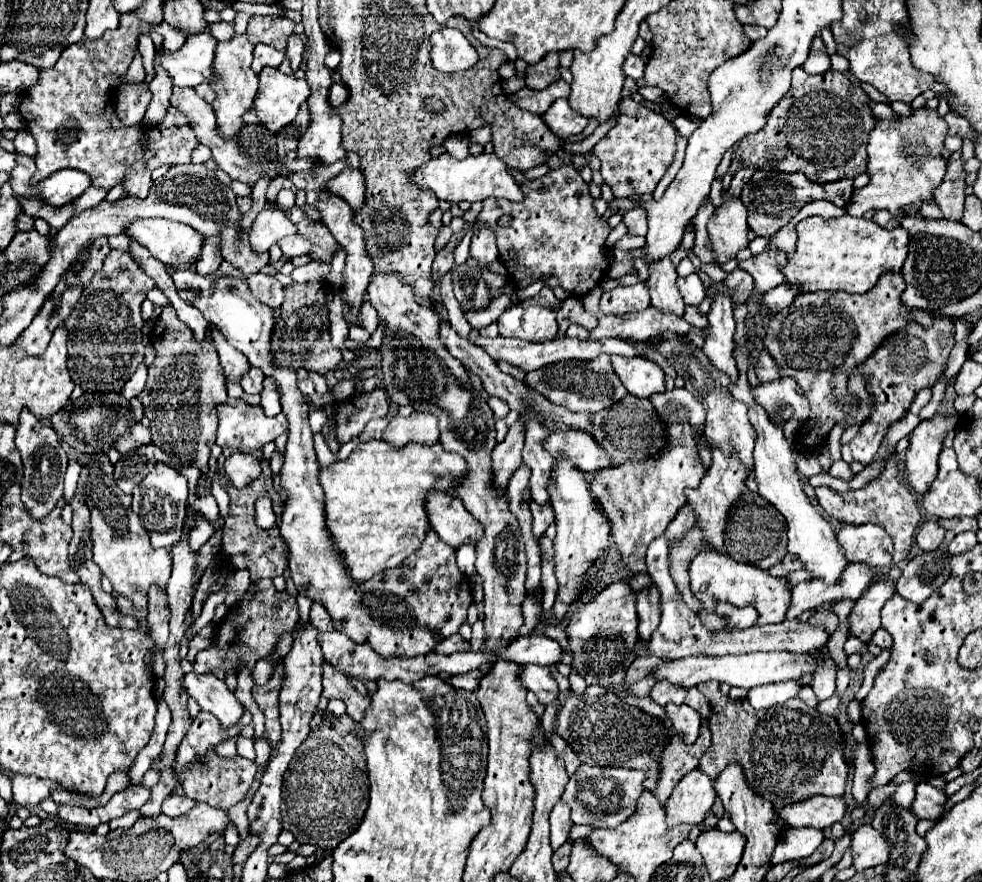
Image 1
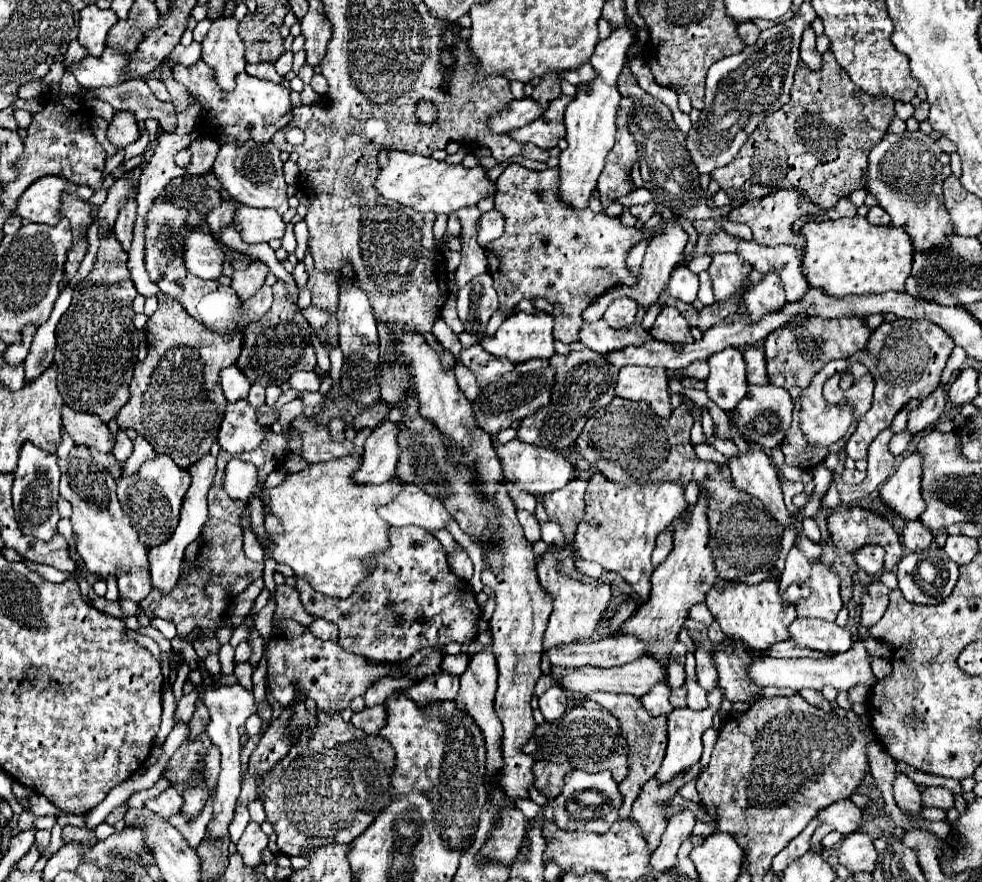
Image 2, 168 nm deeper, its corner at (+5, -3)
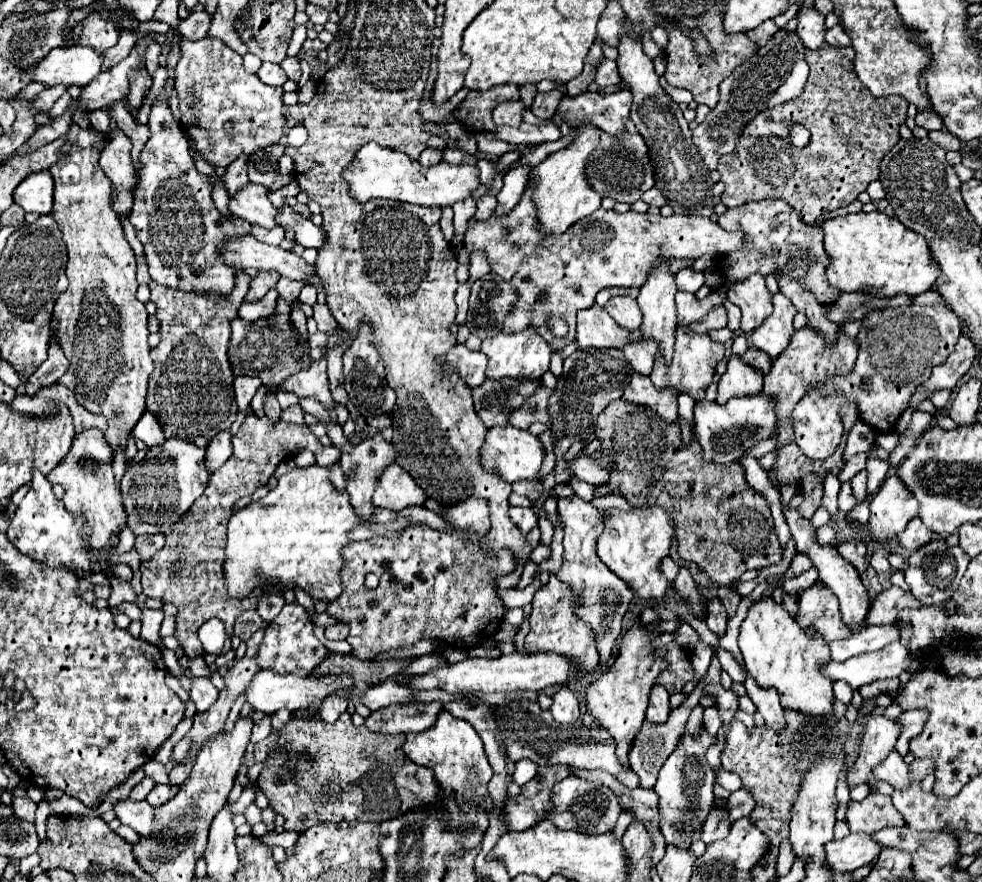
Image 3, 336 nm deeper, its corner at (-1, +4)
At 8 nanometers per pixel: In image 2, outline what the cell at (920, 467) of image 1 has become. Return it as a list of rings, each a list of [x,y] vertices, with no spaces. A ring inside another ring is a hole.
[[[910,453],[906,459],[902,459],[896,473],[884,485],[880,485],[878,491],[880,501],[906,521],[918,519],[926,509],[920,495],[920,469],[920,455]]]

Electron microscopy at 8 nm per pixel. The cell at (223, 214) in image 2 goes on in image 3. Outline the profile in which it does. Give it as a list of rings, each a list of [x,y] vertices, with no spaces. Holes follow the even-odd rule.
[[[240,156],[238,160],[234,160],[228,166],[226,176],[222,178],[224,188],[228,190],[230,196],[234,196],[242,186],[246,186],[246,182],[250,182],[248,180],[248,166],[246,166],[246,162],[248,162],[248,156]]]

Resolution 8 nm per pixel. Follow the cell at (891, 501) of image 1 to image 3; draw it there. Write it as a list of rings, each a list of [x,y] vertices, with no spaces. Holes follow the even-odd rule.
[[[848,540],[848,542],[838,544],[838,550],[850,564],[854,564],[854,568],[860,574],[864,574],[864,564],[866,564],[866,544],[864,542]]]

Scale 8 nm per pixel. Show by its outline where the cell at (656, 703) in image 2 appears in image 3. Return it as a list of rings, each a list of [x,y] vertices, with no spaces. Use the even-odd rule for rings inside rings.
[[[654,686],[650,690],[650,704],[648,704],[648,710],[646,710],[646,720],[654,722],[654,724],[660,724],[660,722],[666,722],[668,714],[670,714],[670,694],[666,692],[664,686]]]

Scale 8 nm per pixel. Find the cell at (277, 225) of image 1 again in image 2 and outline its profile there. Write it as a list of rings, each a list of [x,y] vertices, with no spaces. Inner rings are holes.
[[[240,205],[232,223],[248,243],[262,243],[284,237],[282,217],[274,209],[254,209]]]

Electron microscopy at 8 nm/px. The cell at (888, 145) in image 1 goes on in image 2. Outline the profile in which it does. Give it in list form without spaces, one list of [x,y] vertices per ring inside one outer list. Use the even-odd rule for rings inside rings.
[[[906,131],[906,137],[894,137],[894,135],[886,135],[870,153],[868,159],[868,183],[866,183],[866,191],[870,191],[872,195],[878,197],[878,205],[892,217],[892,225],[894,227],[902,227],[910,233],[914,247],[918,253],[930,251],[930,249],[938,249],[948,245],[948,235],[954,233],[954,225],[950,223],[948,211],[944,207],[944,193],[942,193],[942,163],[938,161],[942,155],[938,143],[934,139],[930,139],[928,135],[924,135],[922,131]]]

